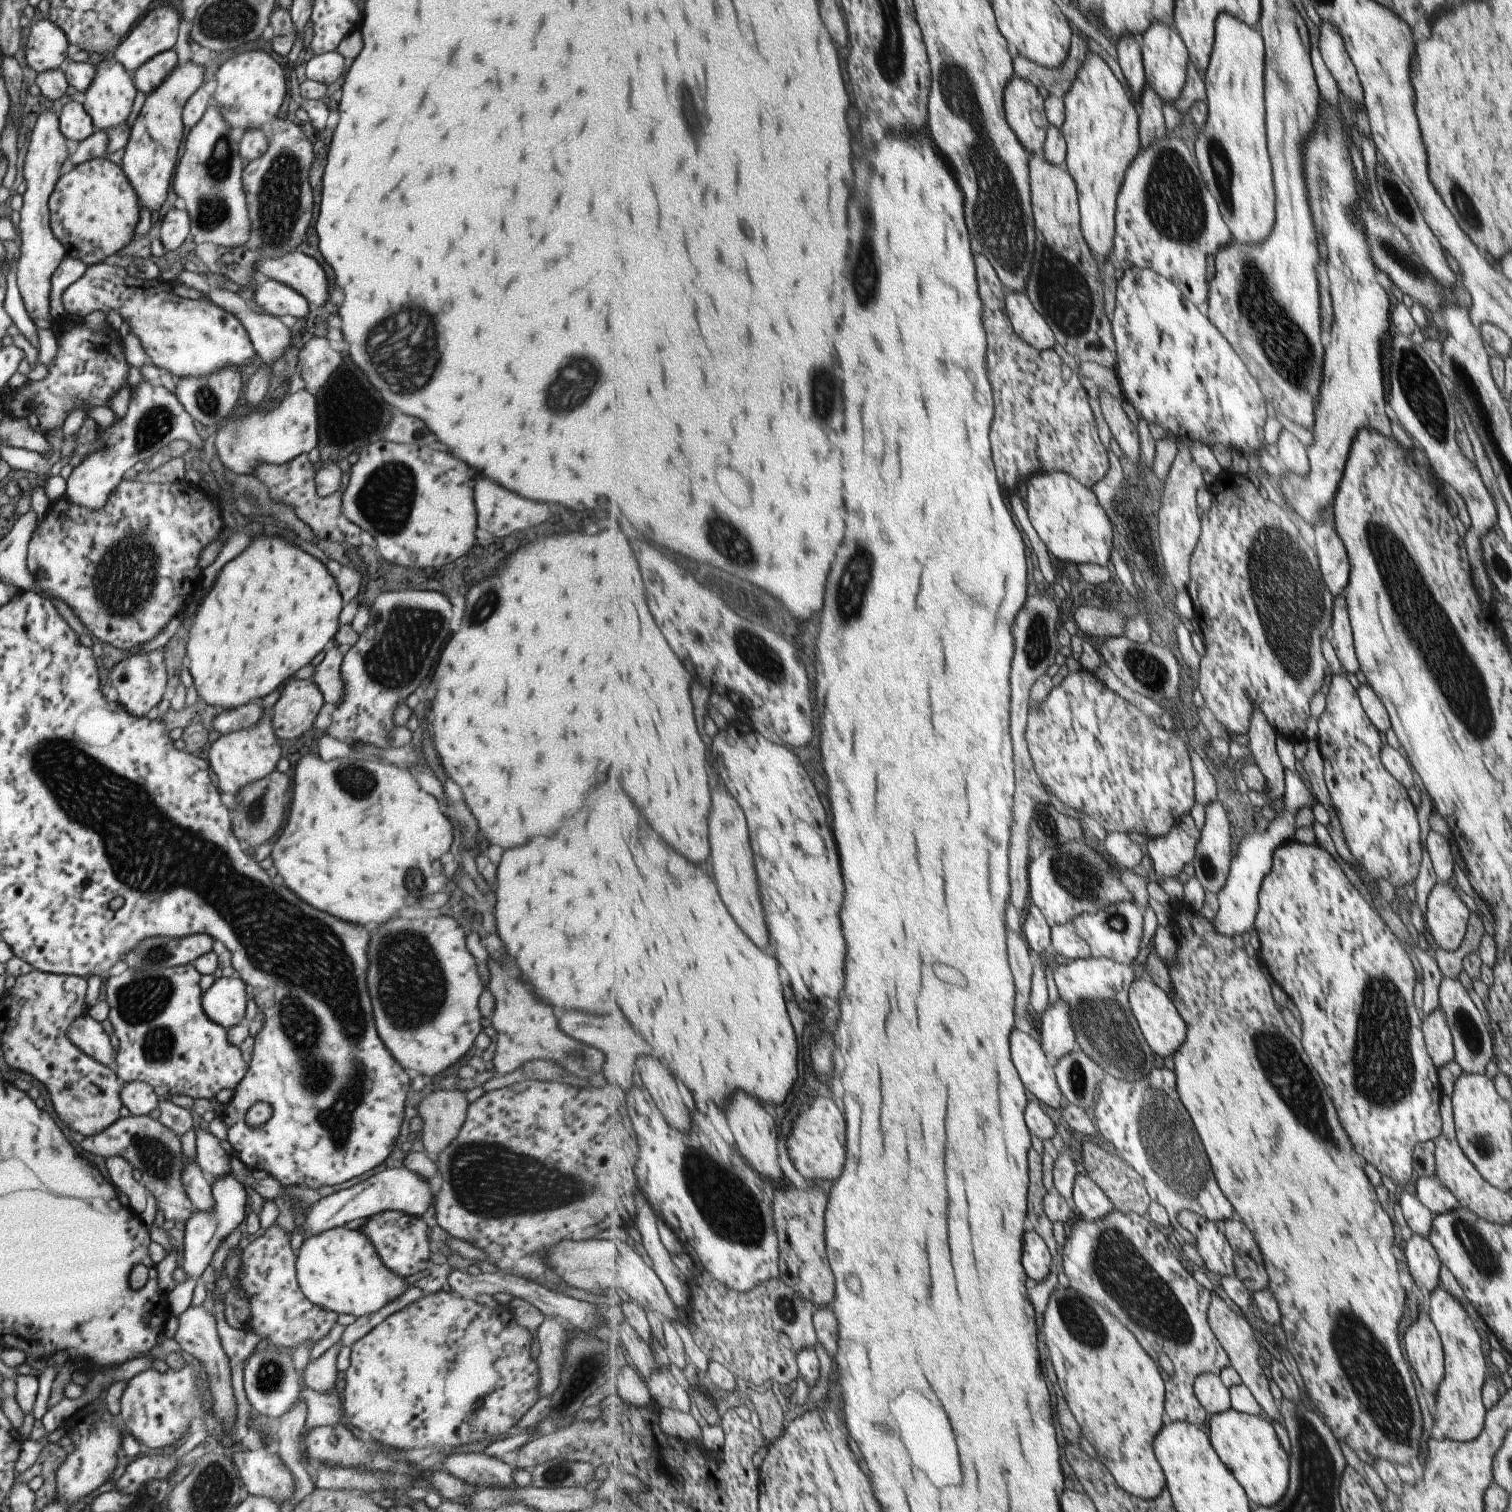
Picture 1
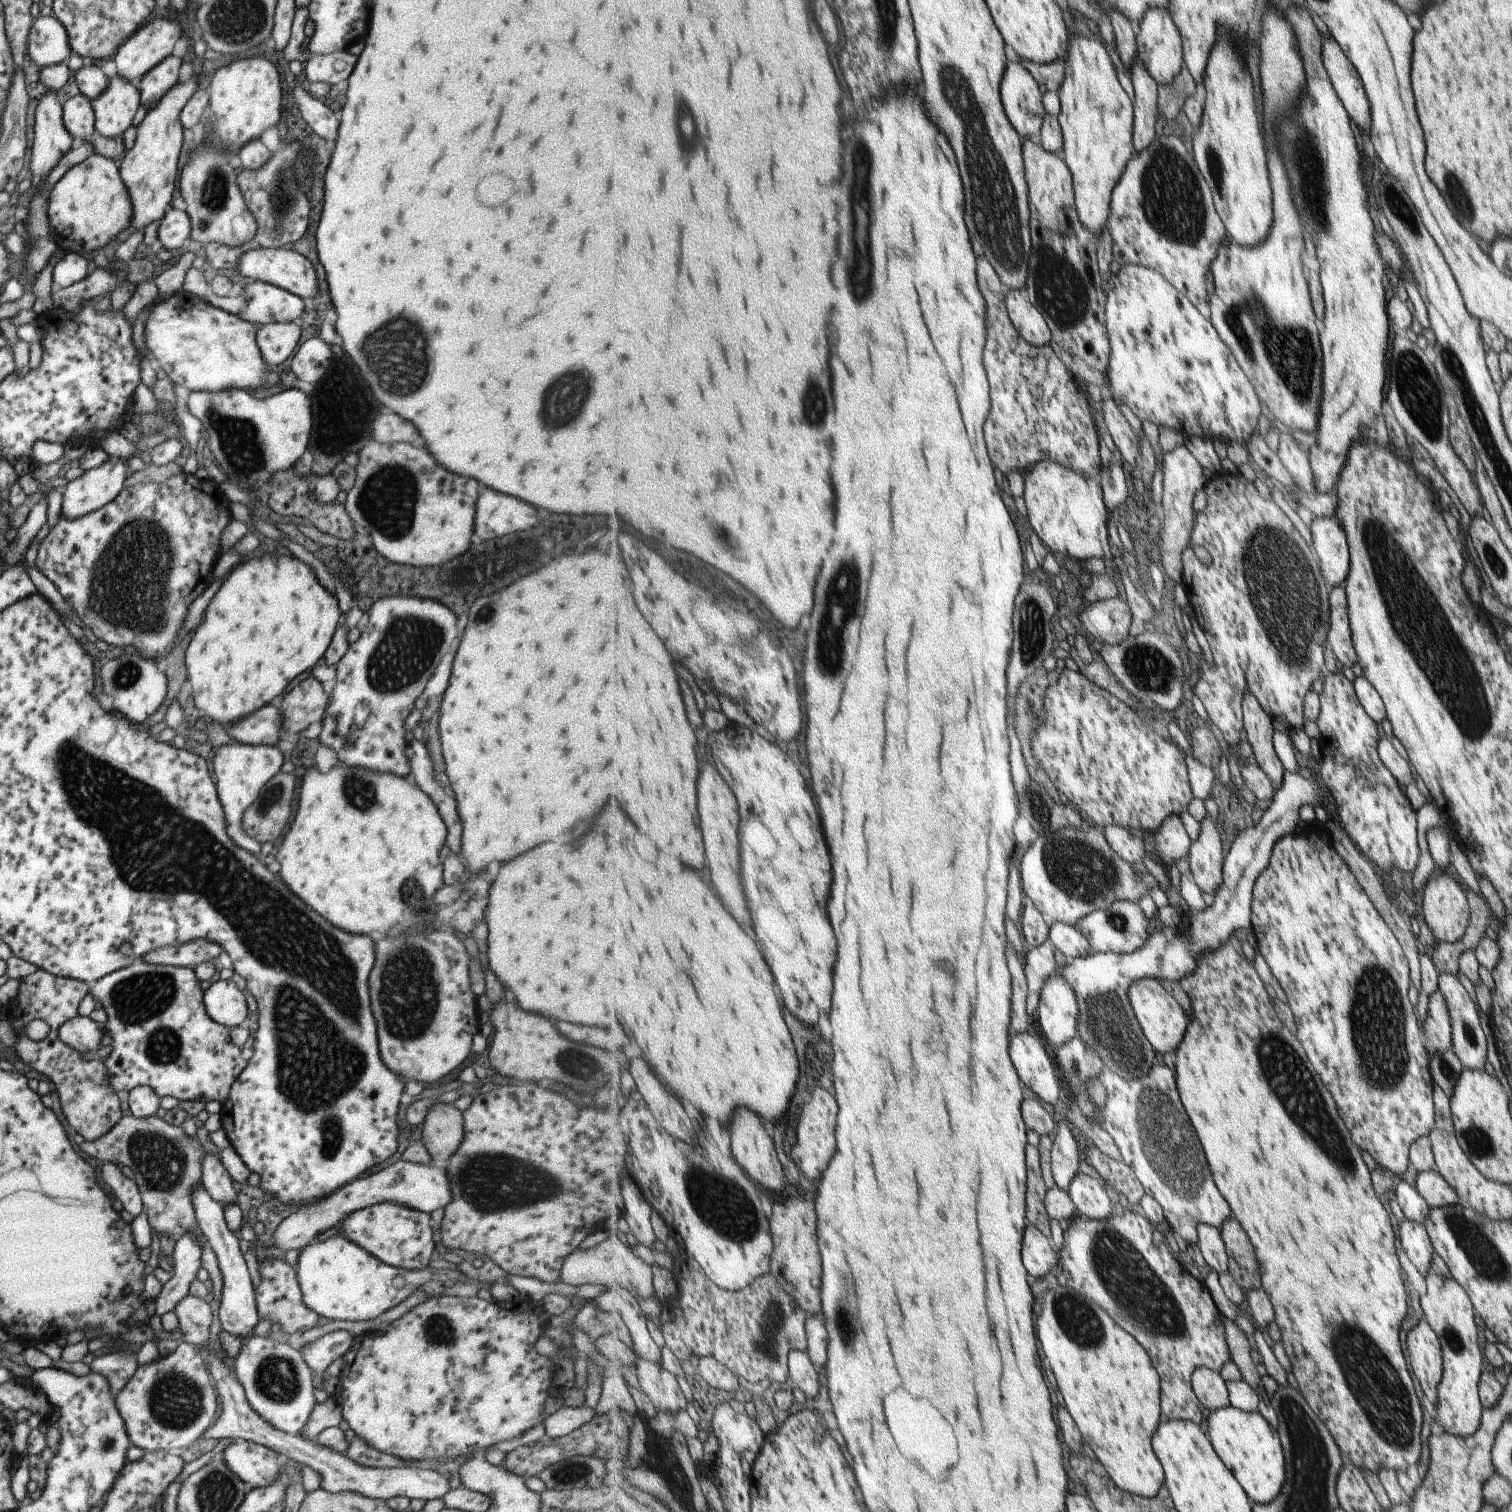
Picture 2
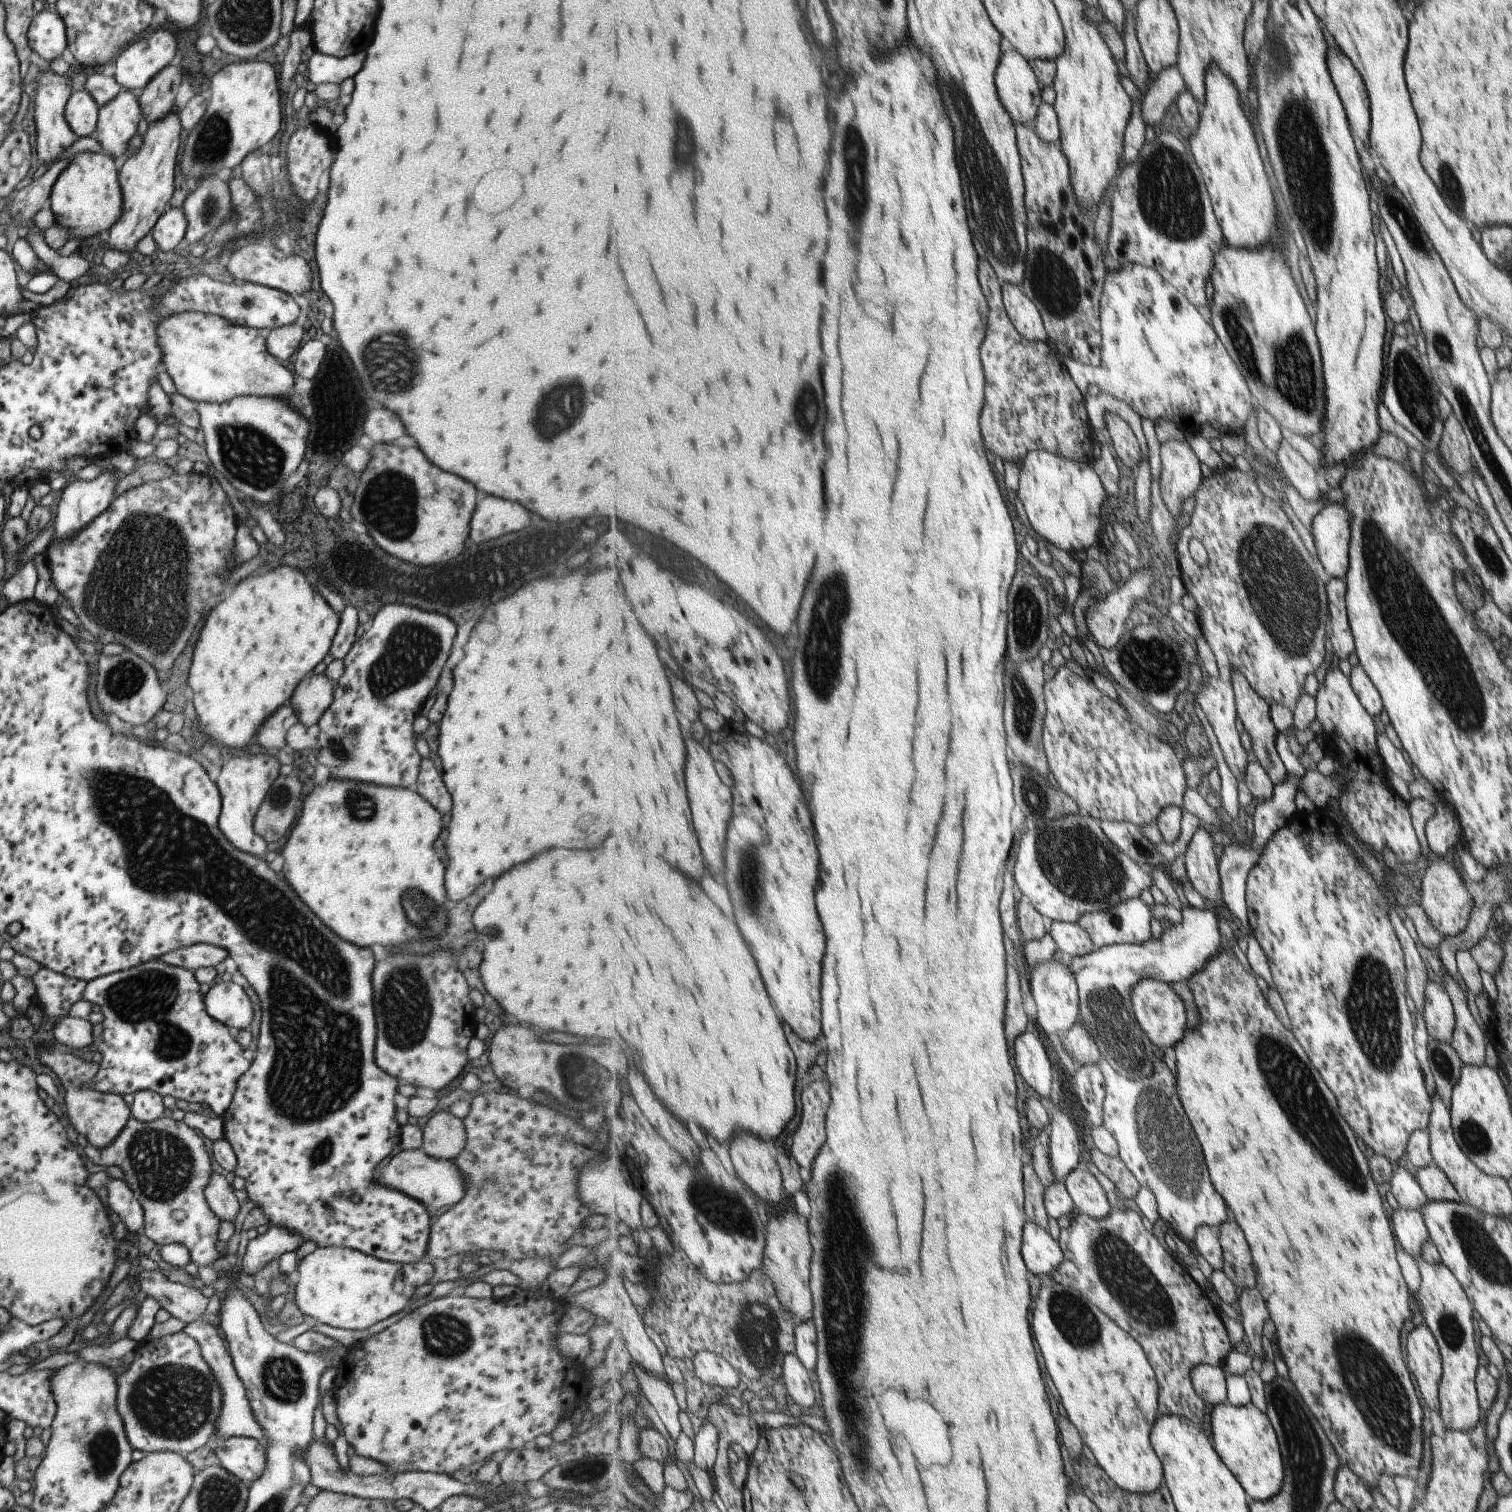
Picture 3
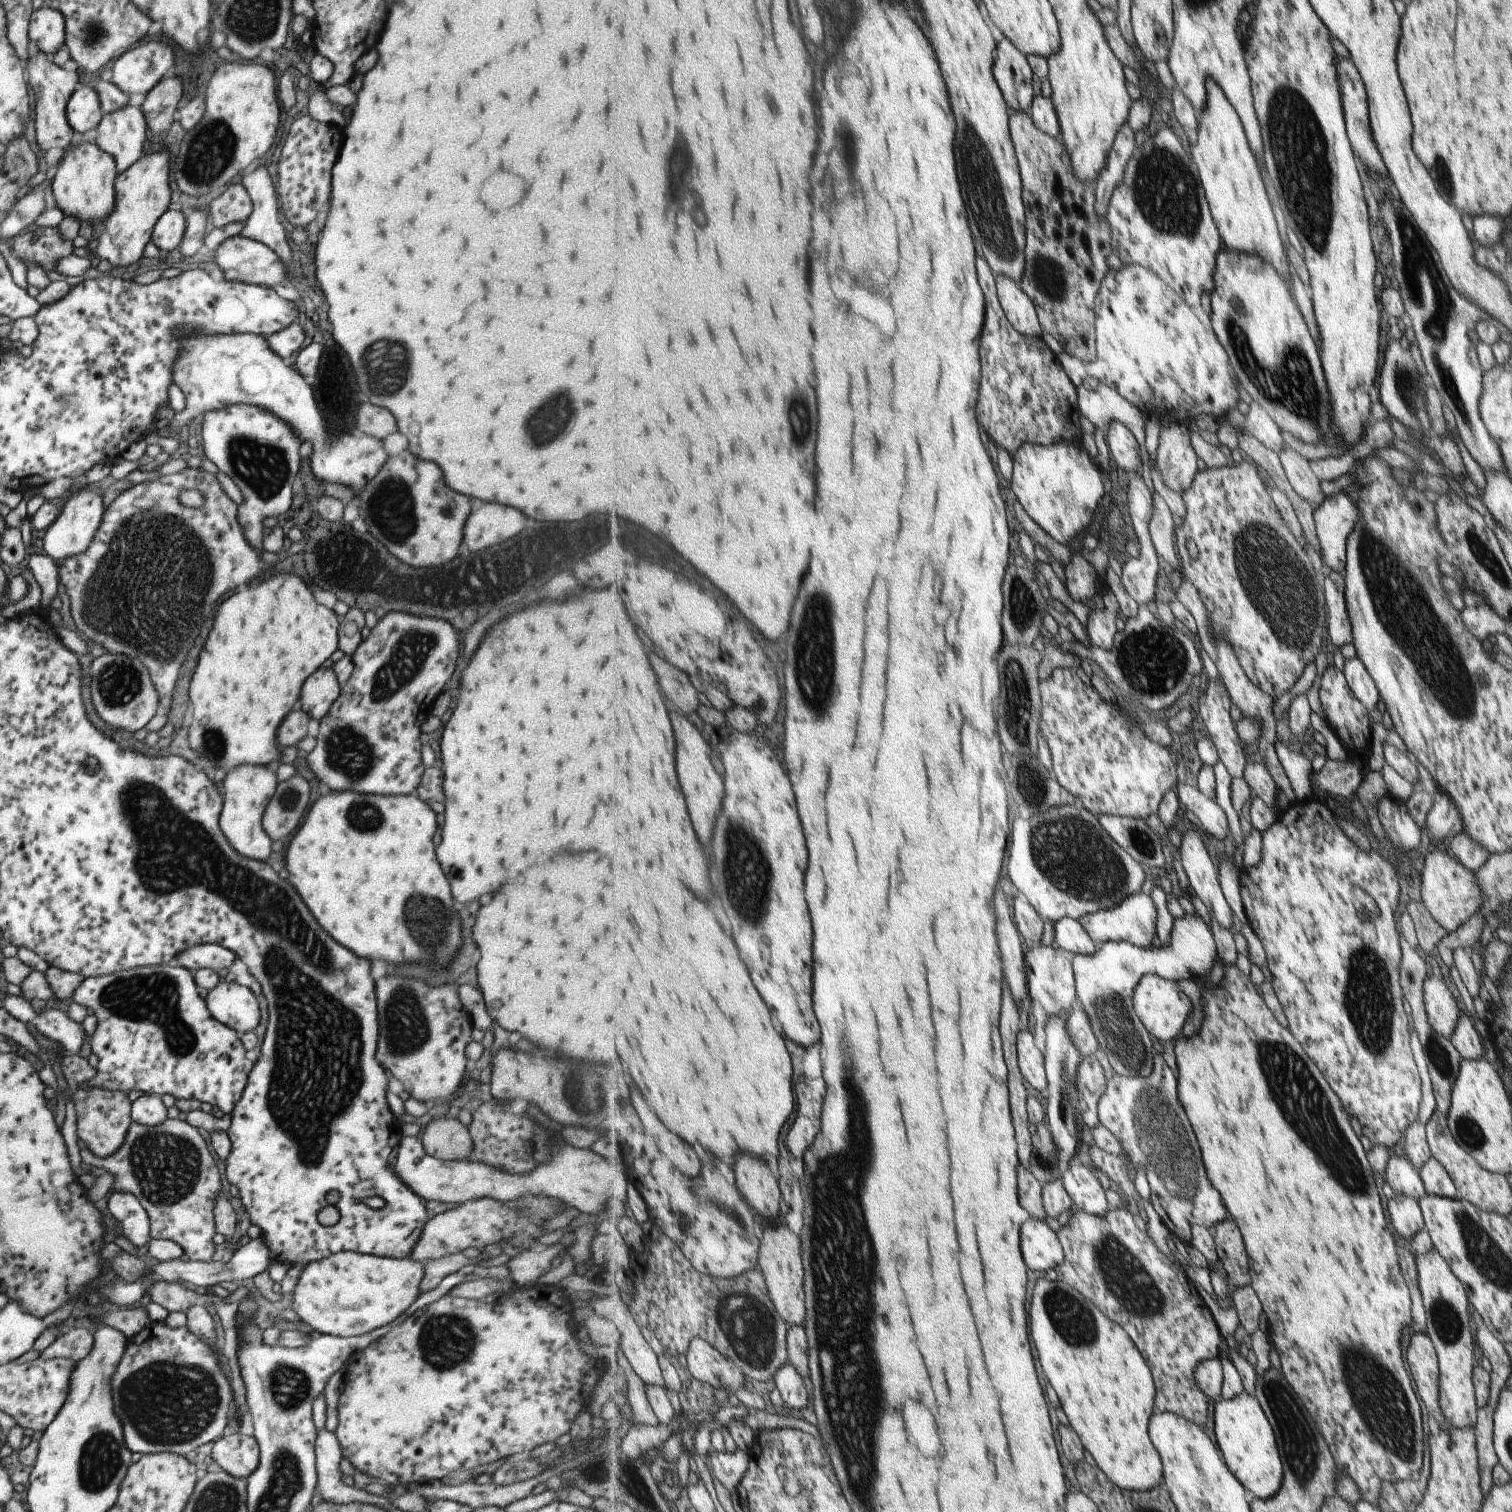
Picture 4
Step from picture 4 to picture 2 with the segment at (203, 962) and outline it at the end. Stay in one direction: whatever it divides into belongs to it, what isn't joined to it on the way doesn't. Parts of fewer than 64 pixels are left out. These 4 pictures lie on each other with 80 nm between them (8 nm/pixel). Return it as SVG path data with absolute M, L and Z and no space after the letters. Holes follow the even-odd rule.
M197 939L184 942L179 946L159 947L139 958L143 963L152 965L171 965L172 967L191 967L203 961L211 961L222 948L214 942Z

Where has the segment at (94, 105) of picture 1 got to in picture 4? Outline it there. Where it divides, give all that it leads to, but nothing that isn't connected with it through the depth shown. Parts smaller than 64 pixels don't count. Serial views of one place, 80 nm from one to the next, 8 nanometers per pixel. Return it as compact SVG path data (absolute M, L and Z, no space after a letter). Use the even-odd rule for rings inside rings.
M127 103L102 115L91 142L113 158L117 173L123 173L143 153L146 122L137 107Z

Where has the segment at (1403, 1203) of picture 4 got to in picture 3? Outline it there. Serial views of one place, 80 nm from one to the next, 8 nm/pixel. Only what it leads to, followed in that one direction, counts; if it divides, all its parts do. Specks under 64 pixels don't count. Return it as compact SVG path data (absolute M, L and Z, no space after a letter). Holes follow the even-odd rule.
M1399 1207L1393 1211L1392 1219L1401 1248L1414 1260L1421 1259L1422 1247L1428 1242L1428 1231L1420 1213Z

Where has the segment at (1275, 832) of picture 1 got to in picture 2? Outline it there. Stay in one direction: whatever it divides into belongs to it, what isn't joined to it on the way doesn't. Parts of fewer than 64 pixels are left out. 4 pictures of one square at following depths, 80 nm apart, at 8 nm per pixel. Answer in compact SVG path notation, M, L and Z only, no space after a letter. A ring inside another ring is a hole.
M1285 771L1283 777L1283 784L1274 792L1272 804L1265 810L1260 822L1255 824L1254 827L1243 830L1235 838L1228 857L1225 858L1225 882L1220 886L1218 893L1215 894L1215 901L1210 907L1198 912L1197 915L1190 913L1190 930L1184 932L1165 926L1159 931L1152 931L1150 939L1134 953L1092 953L1086 957L1069 960L1061 968L1062 976L1070 982L1079 1003L1078 1034L1083 1042L1086 1042L1103 1059L1105 1066L1113 1072L1128 1079L1141 1079L1146 1077L1153 1065L1156 1064L1157 1054L1155 1054L1155 1049L1153 1050L1154 1046L1141 1028L1128 995L1131 985L1145 977L1172 981L1185 979L1196 970L1198 958L1203 956L1205 951L1218 949L1223 943L1227 943L1229 936L1233 932L1237 932L1239 928L1253 928L1254 888L1257 879L1269 868L1273 845L1282 836L1295 834L1294 828L1298 820L1297 810L1299 807L1309 805L1315 809L1320 809L1320 800L1325 792L1325 788L1314 778L1305 780L1299 774L1287 771Z

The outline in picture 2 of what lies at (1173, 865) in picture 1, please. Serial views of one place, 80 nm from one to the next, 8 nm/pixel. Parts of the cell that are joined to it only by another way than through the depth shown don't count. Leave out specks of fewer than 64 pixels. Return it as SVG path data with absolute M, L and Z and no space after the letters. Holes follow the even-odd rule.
M1179 815L1169 817L1164 825L1153 834L1153 846L1157 854L1154 858L1167 870L1173 864L1177 864L1179 858L1189 856L1194 843Z

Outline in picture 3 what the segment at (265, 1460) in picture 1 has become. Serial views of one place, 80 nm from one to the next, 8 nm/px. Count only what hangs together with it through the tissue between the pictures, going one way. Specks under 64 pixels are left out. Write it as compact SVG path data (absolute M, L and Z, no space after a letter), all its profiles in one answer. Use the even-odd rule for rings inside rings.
M248 1437L220 1439L215 1448L215 1457L221 1468L247 1484L259 1478L265 1466L263 1445Z

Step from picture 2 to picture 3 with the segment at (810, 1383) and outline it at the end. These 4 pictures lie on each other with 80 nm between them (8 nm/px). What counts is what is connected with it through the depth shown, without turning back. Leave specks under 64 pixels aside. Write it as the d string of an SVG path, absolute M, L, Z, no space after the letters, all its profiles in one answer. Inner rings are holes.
M789 1353L786 1357L784 1374L781 1378L787 1394L795 1403L807 1408L815 1406L815 1388L813 1388L811 1374L797 1353Z

